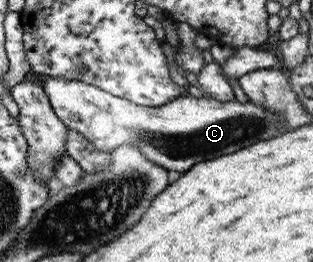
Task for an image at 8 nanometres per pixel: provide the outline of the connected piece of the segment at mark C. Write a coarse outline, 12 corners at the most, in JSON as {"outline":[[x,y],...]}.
{"outline":[[60,76],[56,118],[94,150],[180,173],[286,132],[248,99],[141,106]]}

